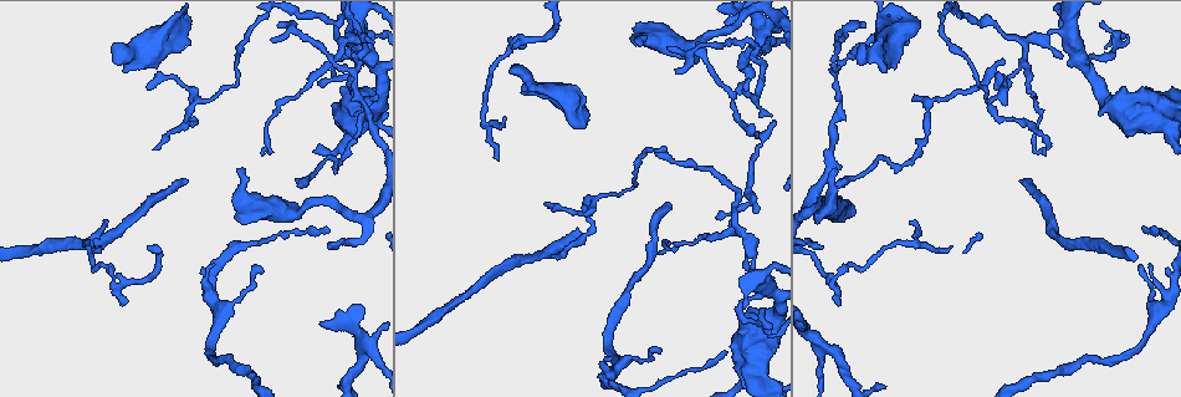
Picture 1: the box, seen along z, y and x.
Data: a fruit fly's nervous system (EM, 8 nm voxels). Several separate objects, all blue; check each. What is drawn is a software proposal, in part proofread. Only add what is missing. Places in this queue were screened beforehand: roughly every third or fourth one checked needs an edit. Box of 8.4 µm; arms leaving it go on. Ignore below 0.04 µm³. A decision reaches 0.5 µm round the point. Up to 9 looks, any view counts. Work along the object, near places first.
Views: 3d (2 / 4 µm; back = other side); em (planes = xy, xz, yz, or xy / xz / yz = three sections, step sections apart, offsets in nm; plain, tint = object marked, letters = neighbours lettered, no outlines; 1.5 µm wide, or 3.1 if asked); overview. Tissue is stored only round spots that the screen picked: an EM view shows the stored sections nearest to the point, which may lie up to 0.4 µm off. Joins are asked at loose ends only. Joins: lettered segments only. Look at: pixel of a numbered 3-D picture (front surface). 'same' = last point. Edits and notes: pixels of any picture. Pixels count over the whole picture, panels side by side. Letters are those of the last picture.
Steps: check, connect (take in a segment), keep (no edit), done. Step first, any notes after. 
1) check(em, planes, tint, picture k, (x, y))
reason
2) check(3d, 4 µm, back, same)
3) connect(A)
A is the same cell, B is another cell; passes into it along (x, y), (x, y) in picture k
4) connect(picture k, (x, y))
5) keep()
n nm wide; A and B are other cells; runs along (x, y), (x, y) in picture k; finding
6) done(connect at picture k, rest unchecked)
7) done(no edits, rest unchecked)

check(em, yz, step 8, letters, picture 1, (186, 181))
tapers out

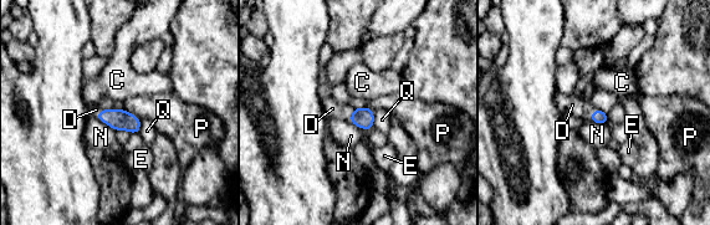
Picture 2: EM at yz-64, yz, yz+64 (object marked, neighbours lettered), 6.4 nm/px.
check(em, xy, step 8, letters, same)

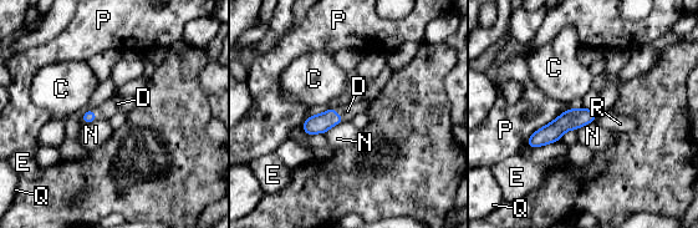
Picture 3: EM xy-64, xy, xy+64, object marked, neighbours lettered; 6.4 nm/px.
connect(D)
D is the same cell, C, E, N, P, Q and R are other cells; passes into it along (317, 123), (339, 115), (347, 111) in picture 3; it goes on there

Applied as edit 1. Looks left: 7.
check(em, planes, letters, picture 1, (1001, 63))
free end

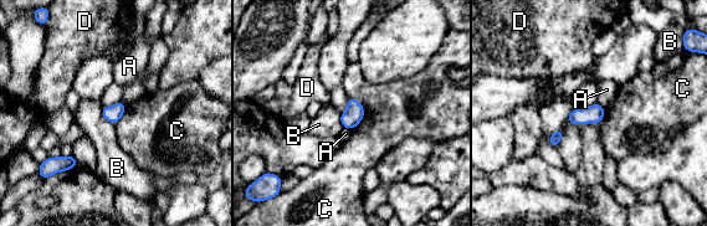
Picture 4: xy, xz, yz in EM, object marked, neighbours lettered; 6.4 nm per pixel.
keep()
C touches over 150 nm; A, B, C and D are other cells; border along (101, 108), (101, 114), (113, 123) in picture 4; none of them fits

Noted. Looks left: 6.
check(em, planes, letters, picture 1, (545, 98))
branch stops here

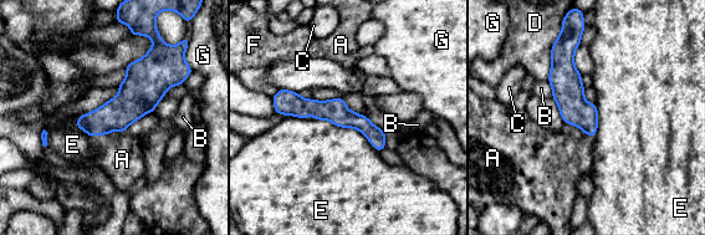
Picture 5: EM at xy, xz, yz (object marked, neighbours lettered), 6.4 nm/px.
connect(A)
A is the same cell, B, C, D, E, F and G are other cells; passes into it along (118, 113), (98, 133), (122, 159) in picture 5; the cell continues

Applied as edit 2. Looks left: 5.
check(em, planes, letters, picture 1, (725, 350))
tapers out

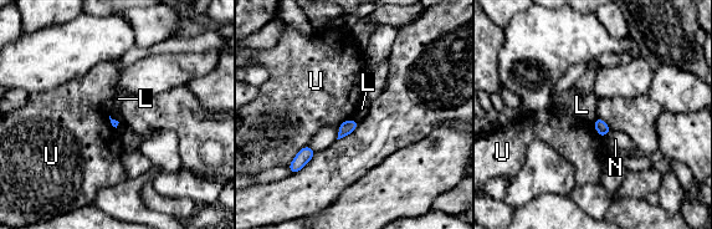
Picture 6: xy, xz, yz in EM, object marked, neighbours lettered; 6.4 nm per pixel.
keep()
L, N and U are other cells; border along (351, 118), (357, 122) in picture 6; none of them fits

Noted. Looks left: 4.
done(connect at picture 3, connect at picture 5, rest unchecked)

